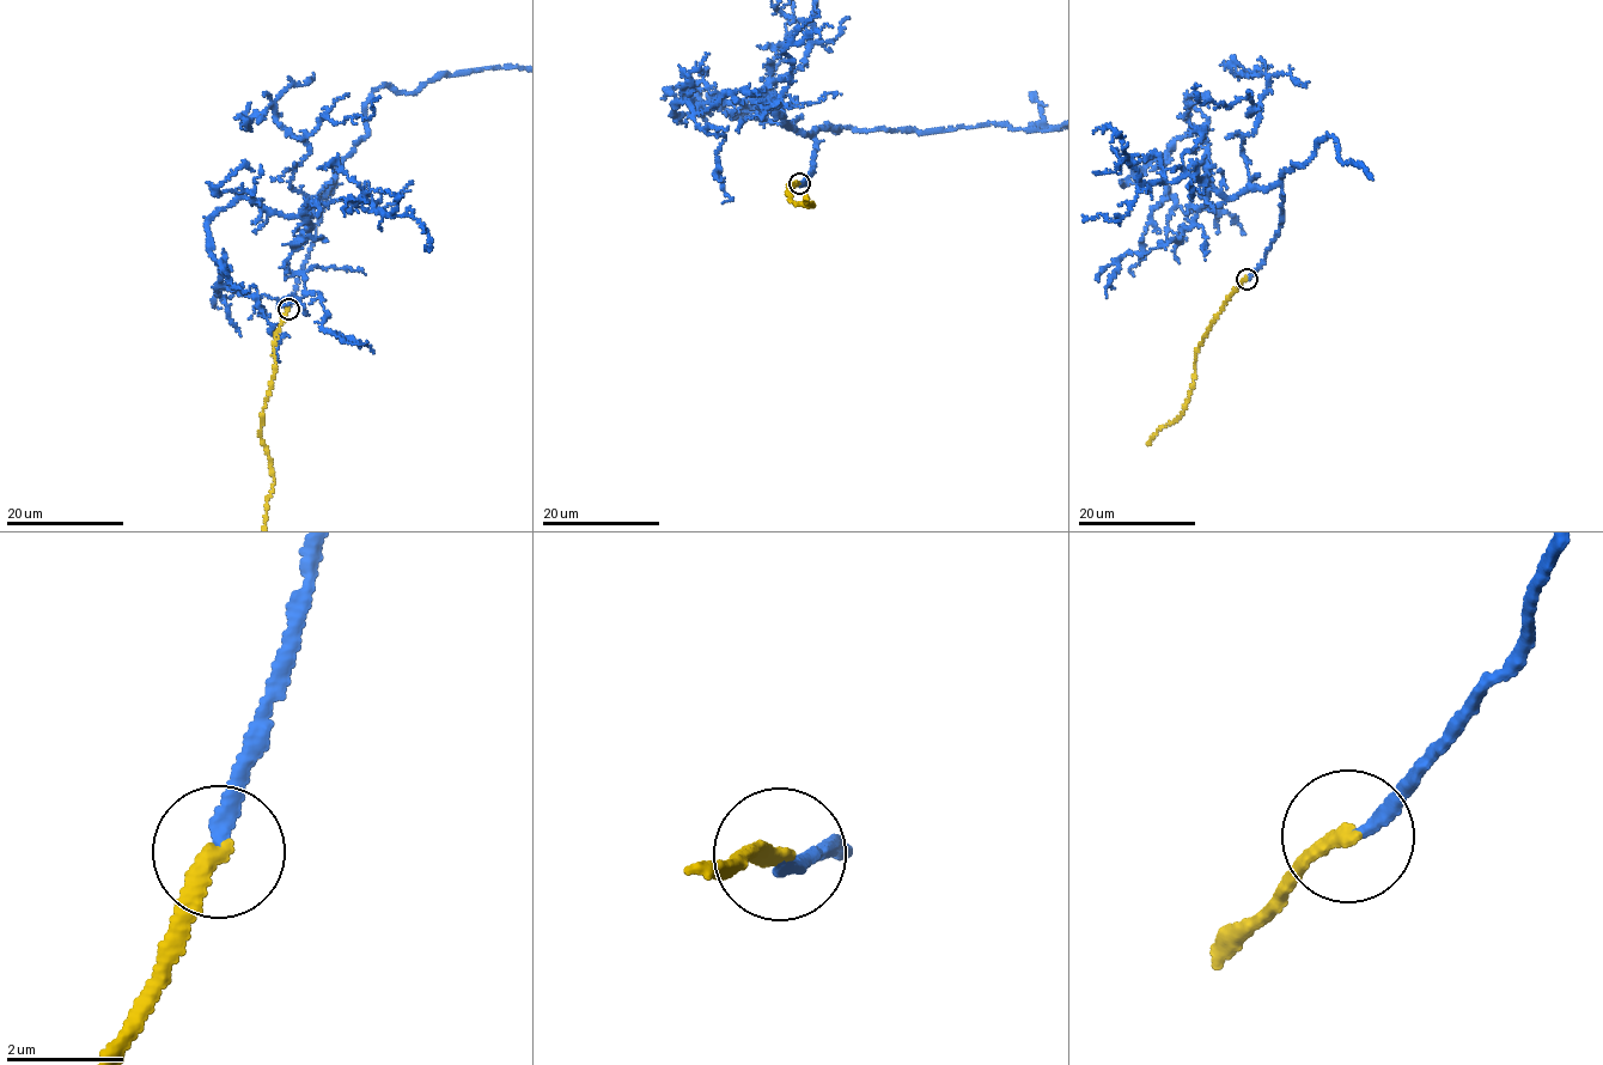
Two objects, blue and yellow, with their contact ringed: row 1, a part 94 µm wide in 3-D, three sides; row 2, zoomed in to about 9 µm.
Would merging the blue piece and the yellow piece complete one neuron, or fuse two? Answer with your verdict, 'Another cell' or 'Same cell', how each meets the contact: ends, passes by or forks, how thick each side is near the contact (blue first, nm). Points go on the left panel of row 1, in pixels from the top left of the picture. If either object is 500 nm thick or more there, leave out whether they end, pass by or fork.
Another cell. At the ring blue ends. At the ring yellow ends. Thickness 220 nm (blue) against 280 nm

